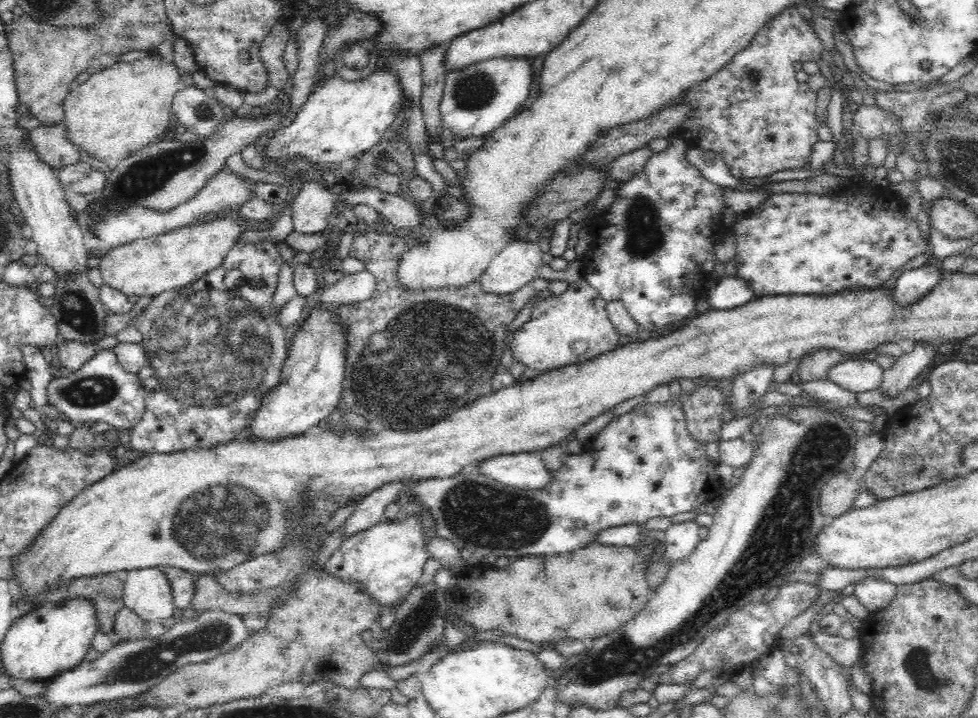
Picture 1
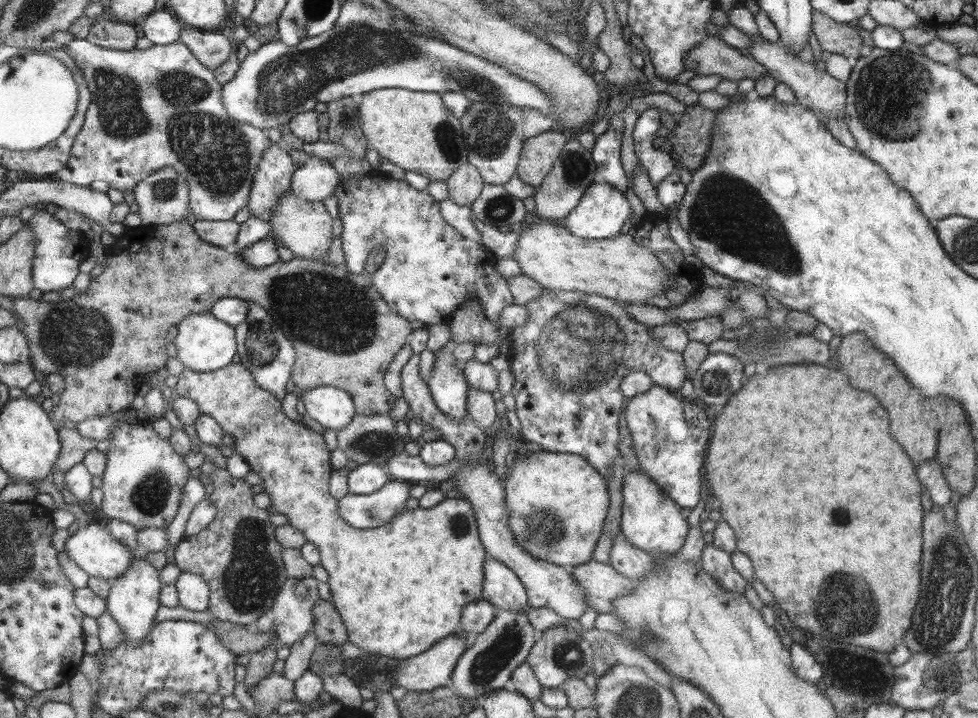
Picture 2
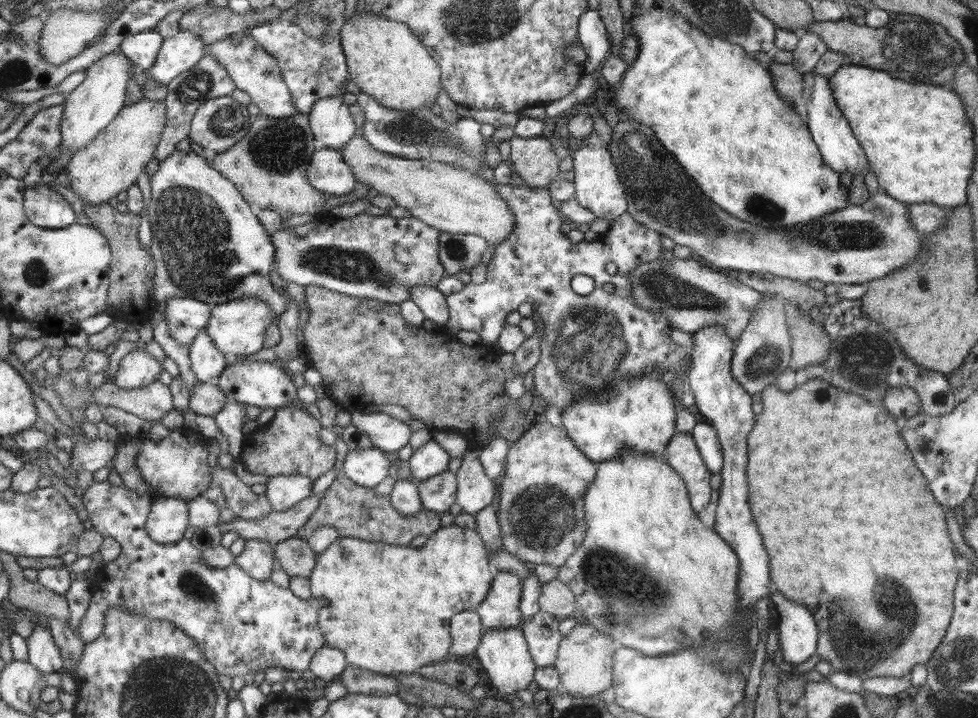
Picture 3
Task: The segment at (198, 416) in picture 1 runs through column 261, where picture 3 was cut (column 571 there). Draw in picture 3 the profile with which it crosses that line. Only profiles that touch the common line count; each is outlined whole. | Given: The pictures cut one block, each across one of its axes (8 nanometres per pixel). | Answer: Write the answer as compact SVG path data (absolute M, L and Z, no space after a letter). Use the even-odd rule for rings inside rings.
M497 183L493 187L513 213L513 231L505 240L493 246L491 259L486 264L486 277L481 284L464 286L459 293L446 296L449 319L444 326L449 334L456 334L460 330L475 332L480 337L480 344L491 345L504 329L507 314L517 311L520 304L529 303L532 314L540 317L542 334L539 338L541 350L538 364L528 377L535 387L533 394L541 398L544 407L553 404L560 411L577 400L585 400L609 390L609 384L613 382L637 380L657 368L687 377L689 354L669 338L671 329L665 315L644 310L630 294L629 274L641 264L661 256L659 233L656 230L641 225L629 213L621 214L619 218L611 220L613 224L600 236L588 237L573 244L561 234L559 212L553 208L545 188ZM608 260L616 266L613 275L605 271Z

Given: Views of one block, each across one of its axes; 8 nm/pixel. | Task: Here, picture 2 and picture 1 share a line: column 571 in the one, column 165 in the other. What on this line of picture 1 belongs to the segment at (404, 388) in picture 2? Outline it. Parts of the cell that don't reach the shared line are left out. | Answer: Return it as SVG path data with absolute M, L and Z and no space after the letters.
M161 568L128 573L123 590L123 606L145 622L162 622L165 618L179 616Z

